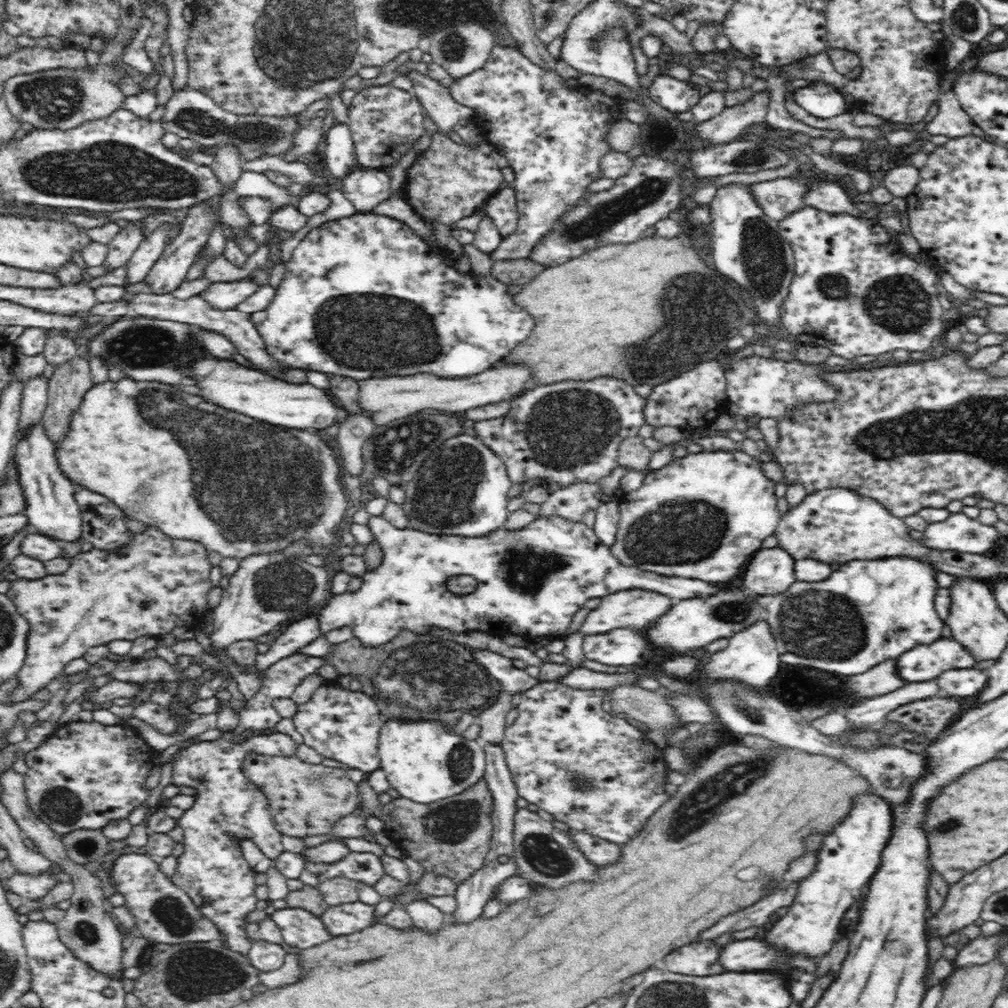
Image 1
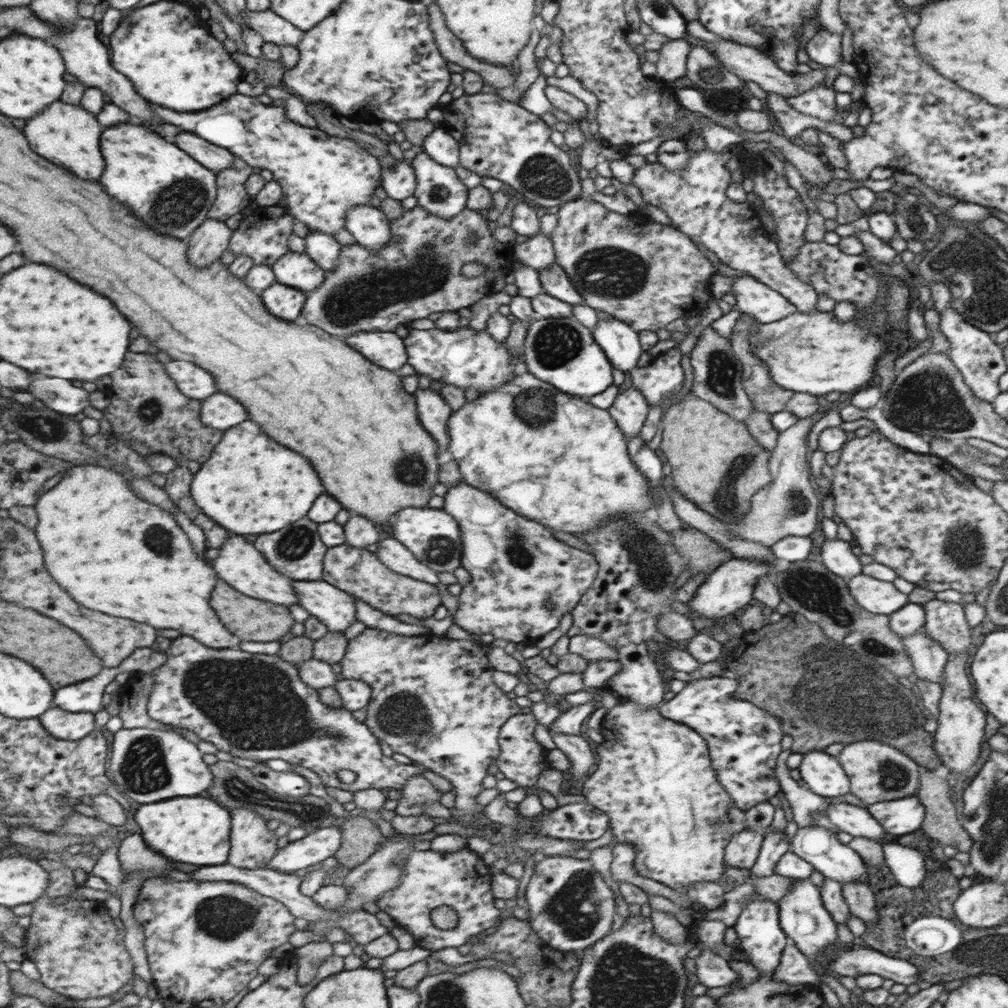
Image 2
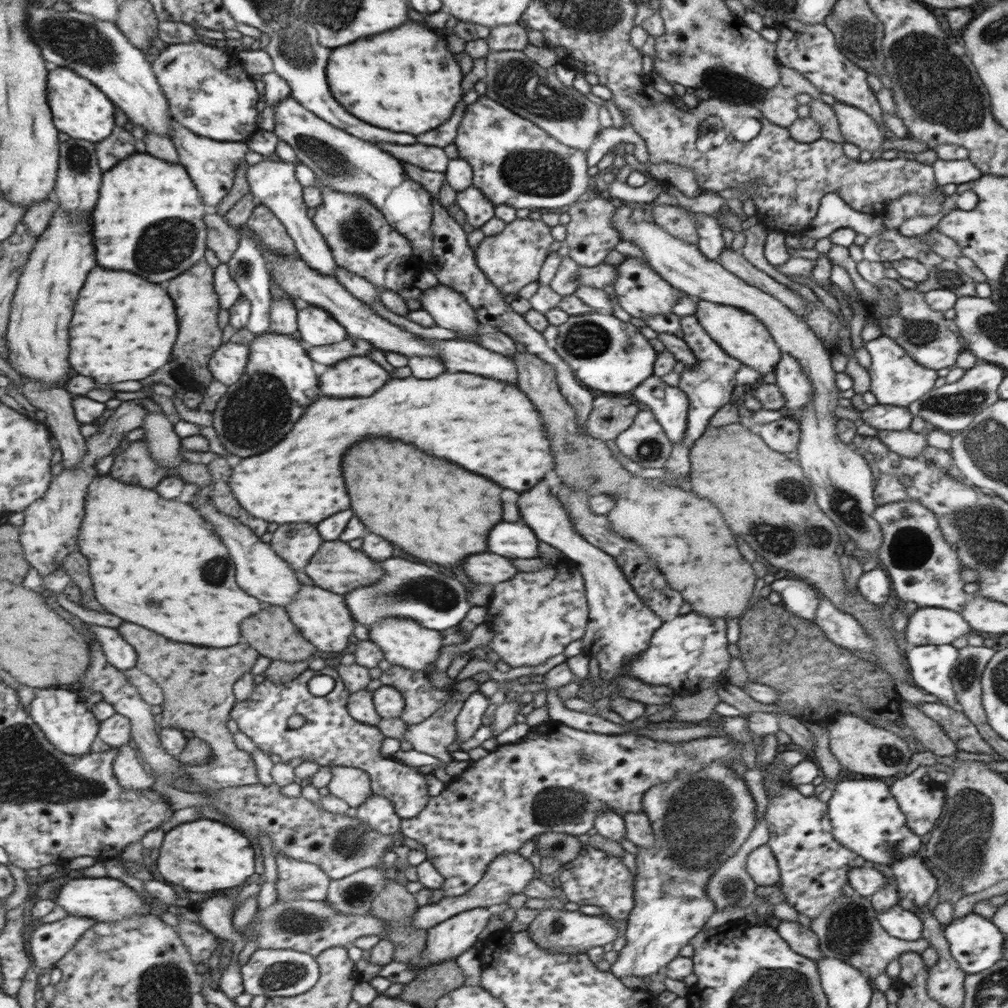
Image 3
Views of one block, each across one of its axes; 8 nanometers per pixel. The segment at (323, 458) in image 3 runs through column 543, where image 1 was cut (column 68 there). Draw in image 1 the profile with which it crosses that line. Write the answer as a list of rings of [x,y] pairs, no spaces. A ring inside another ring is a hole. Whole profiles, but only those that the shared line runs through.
[[[128,377],[96,383],[82,399],[80,408],[70,418],[70,428],[66,432],[66,438],[58,442],[56,458],[60,464],[60,470],[74,482],[80,484],[86,490],[104,494],[108,500],[112,500],[116,506],[124,510],[124,514],[131,519],[142,521],[146,526],[154,526],[164,531],[171,538],[192,539],[200,542],[210,552],[218,552],[223,558],[234,558],[244,560],[252,554],[272,554],[272,551],[284,551],[290,547],[292,542],[306,540],[311,546],[326,547],[334,545],[335,534],[337,533],[342,516],[348,508],[347,498],[342,492],[343,469],[337,451],[332,449],[325,441],[320,439],[315,432],[308,430],[296,430],[283,428],[262,422],[260,420],[241,415],[233,410],[225,409],[216,403],[205,401],[200,395],[192,394],[193,390],[184,392],[182,386],[172,386],[170,383],[160,381],[136,381],[136,378]]]

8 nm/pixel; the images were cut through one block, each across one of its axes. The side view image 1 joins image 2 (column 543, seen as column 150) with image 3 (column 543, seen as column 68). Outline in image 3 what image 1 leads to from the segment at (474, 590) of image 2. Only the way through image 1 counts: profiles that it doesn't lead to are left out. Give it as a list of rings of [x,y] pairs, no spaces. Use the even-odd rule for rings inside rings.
[[[546,561],[547,565],[536,572],[521,572],[511,580],[494,586],[494,594],[488,602],[485,624],[495,635],[489,647],[500,656],[500,660],[511,667],[538,666],[548,659],[563,654],[566,646],[581,640],[590,621],[590,607],[587,605],[586,580],[574,563]]]

